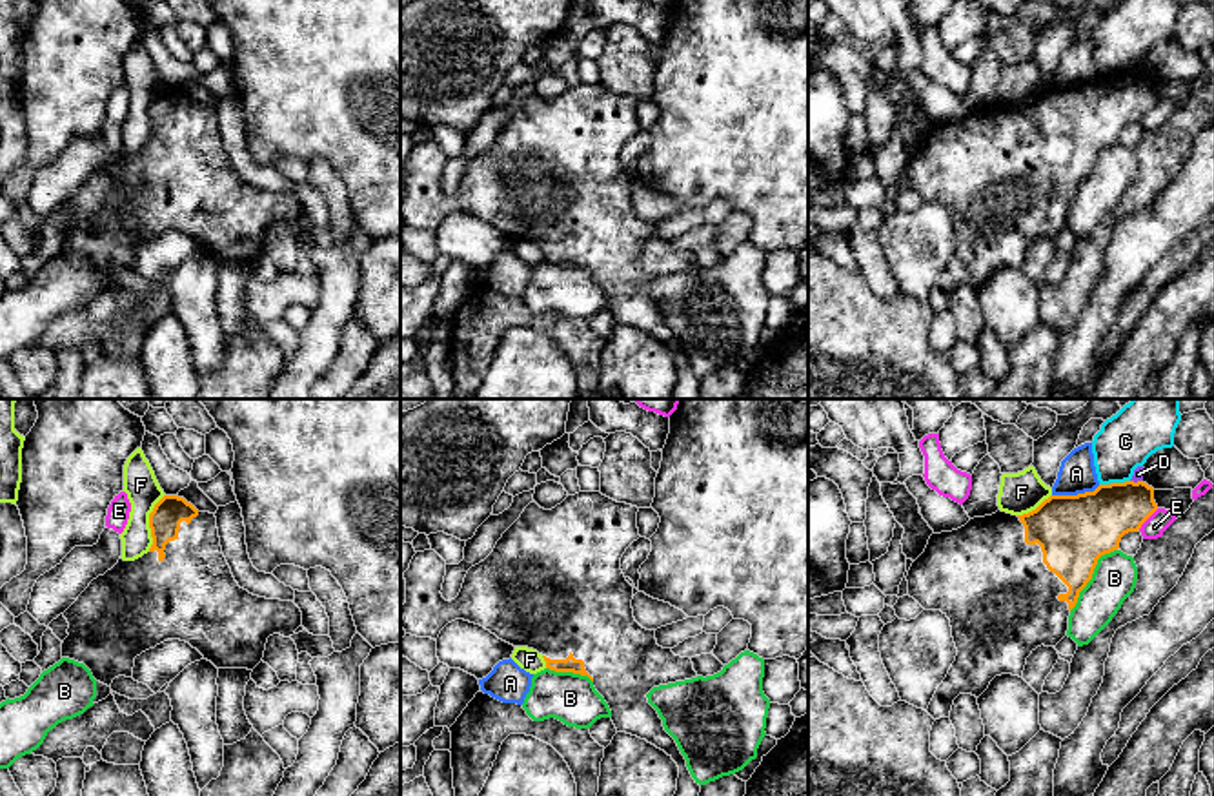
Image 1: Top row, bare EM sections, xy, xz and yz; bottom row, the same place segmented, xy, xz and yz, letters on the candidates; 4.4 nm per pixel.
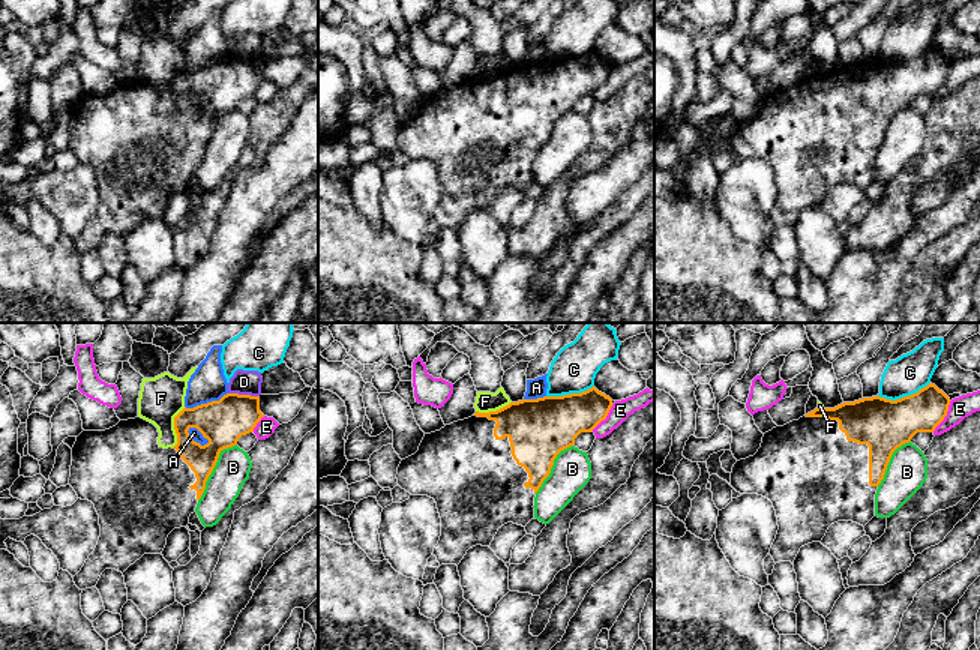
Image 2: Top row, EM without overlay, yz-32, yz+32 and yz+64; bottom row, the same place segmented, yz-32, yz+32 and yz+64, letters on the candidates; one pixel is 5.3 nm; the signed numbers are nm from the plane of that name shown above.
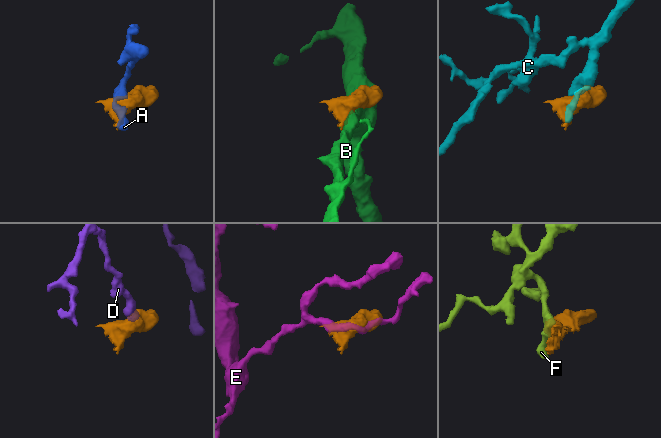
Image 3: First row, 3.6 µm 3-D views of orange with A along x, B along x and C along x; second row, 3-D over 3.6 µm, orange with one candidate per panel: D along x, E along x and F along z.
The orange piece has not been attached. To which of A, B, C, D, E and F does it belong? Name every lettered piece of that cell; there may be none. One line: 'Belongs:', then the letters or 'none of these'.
Belongs: none of these

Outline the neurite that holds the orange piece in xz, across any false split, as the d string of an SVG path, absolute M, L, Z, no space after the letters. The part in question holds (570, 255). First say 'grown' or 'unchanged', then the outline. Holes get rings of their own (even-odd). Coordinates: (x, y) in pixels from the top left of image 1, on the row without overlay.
grown; M601 84L568 87L551 102L533 93L502 126L493 144L468 162L451 193L440 186L446 153L431 140L417 144L404 164L402 220L417 230L437 231L448 215L464 211L513 239L537 242L550 262L588 268L608 295L617 324L646 332L677 355L673 399L699 399L701 377L646 290L653 279L692 271L697 264L690 250L659 239L655 222L642 220L633 209L633 179L621 162L621 149L641 129L637 104L637 98L617 95Z

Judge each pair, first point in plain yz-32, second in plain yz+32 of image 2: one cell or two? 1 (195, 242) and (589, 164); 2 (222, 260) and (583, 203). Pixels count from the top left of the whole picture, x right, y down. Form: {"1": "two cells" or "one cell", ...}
{"1": "one cell", "2": "one cell"}

